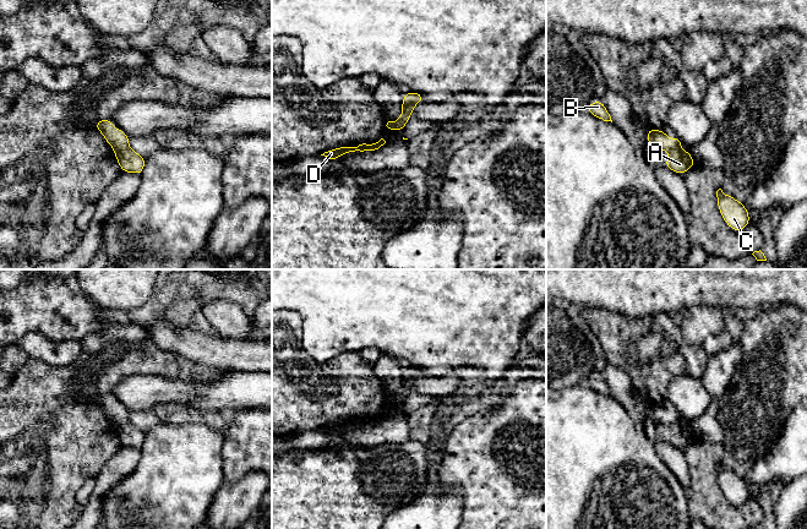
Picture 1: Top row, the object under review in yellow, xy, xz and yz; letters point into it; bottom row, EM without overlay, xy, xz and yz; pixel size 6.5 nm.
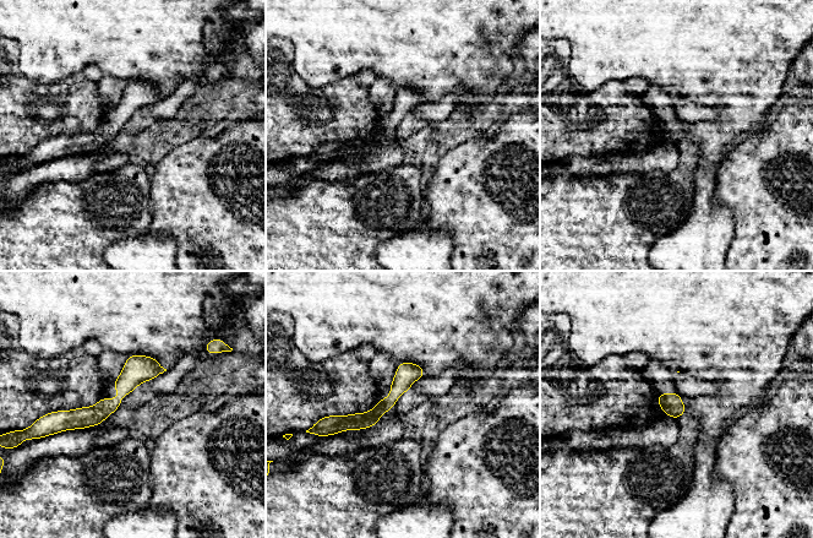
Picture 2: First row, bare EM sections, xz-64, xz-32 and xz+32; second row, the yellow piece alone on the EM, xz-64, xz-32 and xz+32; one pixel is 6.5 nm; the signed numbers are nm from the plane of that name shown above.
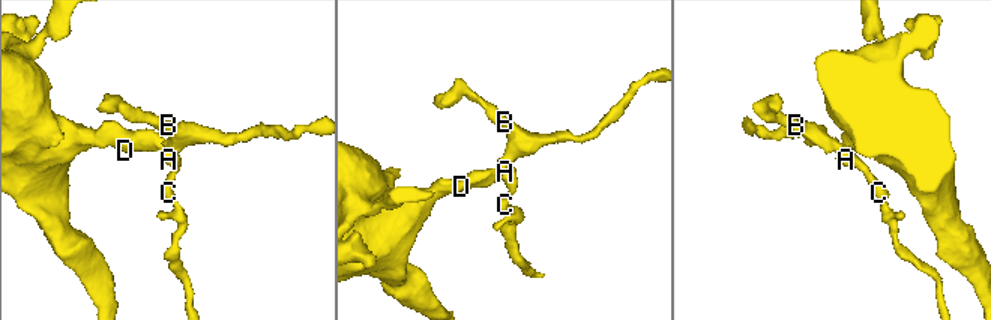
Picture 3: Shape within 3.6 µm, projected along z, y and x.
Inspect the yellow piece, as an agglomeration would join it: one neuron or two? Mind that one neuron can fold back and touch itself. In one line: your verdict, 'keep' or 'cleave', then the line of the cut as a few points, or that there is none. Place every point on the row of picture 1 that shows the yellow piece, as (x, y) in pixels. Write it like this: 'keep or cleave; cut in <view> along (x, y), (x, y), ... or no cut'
cleave; cut in xy along (127, 147), (115, 152)

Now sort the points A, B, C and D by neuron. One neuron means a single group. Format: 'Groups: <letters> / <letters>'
Groups: A C / B D

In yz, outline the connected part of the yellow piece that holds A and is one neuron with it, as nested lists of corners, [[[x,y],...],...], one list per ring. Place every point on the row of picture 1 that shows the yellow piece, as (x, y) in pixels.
[[[680,148],[669,151],[669,159],[669,162],[662,162],[662,165],[674,170],[678,175],[682,175],[696,165],[691,152],[686,152]]]

